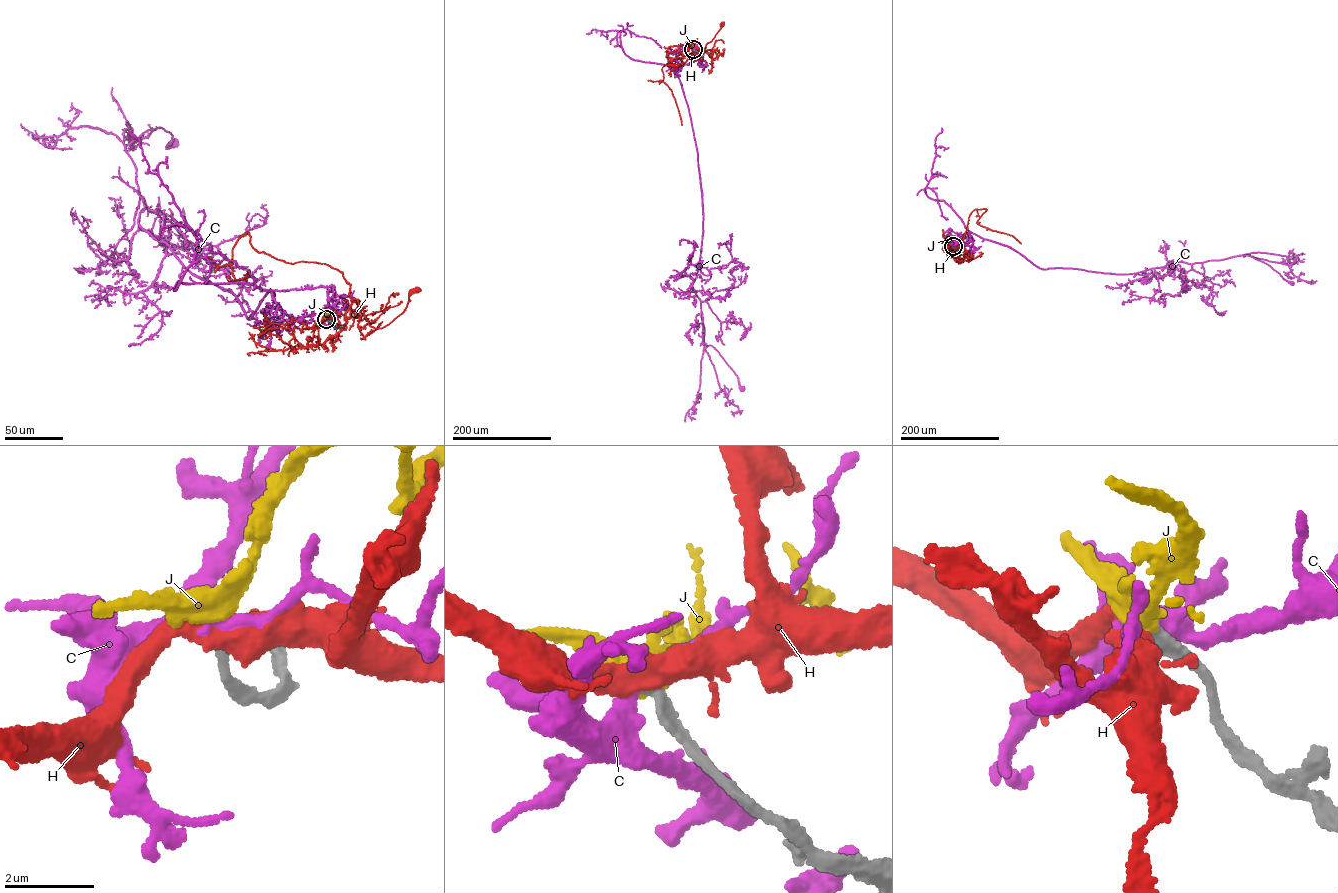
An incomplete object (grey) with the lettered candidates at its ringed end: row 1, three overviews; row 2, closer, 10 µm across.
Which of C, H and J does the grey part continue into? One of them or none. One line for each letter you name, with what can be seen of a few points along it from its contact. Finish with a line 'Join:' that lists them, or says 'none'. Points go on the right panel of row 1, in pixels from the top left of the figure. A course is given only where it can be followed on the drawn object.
Join: J

